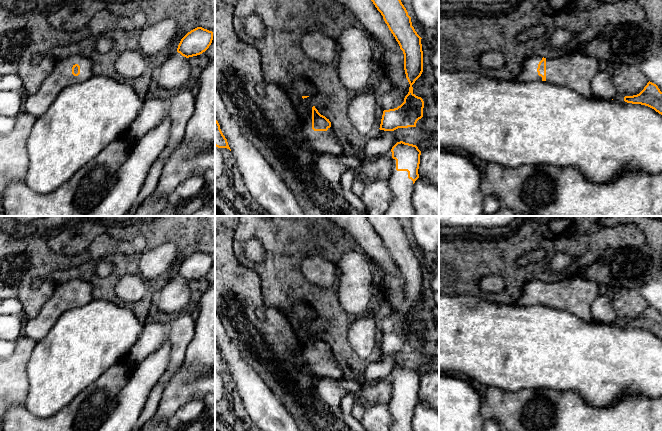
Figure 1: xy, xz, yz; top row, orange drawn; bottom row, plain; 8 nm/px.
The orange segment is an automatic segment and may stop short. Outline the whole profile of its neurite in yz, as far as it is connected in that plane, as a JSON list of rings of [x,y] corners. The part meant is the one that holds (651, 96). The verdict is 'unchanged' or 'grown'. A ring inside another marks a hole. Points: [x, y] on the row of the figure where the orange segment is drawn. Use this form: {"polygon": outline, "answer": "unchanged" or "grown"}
{"polygon": [[[650,81],[637,95],[625,96],[624,94],[616,92],[613,101],[645,105],[662,115],[662,92],[656,84]]], "answer": "grown"}

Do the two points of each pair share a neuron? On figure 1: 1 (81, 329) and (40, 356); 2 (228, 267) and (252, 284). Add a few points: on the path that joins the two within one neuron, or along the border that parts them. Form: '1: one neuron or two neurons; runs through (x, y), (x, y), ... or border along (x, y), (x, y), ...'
1: one neuron; runs through (71, 339), (54, 356), (50, 356)
2: one neuron; runs through (232, 274), (242, 284), (245, 284)

